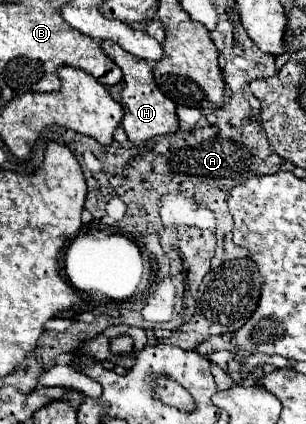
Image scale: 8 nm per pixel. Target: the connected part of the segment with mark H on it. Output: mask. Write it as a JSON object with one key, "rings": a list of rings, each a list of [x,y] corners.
{"rings":[[[100,41],[102,51],[122,69],[122,81],[116,83],[114,87],[108,87],[108,93],[122,105],[124,109],[124,117],[122,117],[122,127],[128,135],[128,139],[134,145],[140,145],[144,141],[148,141],[150,137],[156,135],[168,135],[168,133],[176,133],[178,129],[178,117],[176,117],[176,105],[174,101],[170,101],[168,97],[164,97],[160,93],[160,89],[154,83],[154,75],[152,75],[152,67],[122,51],[122,47],[116,47],[116,43],[108,43],[108,41]]]}

